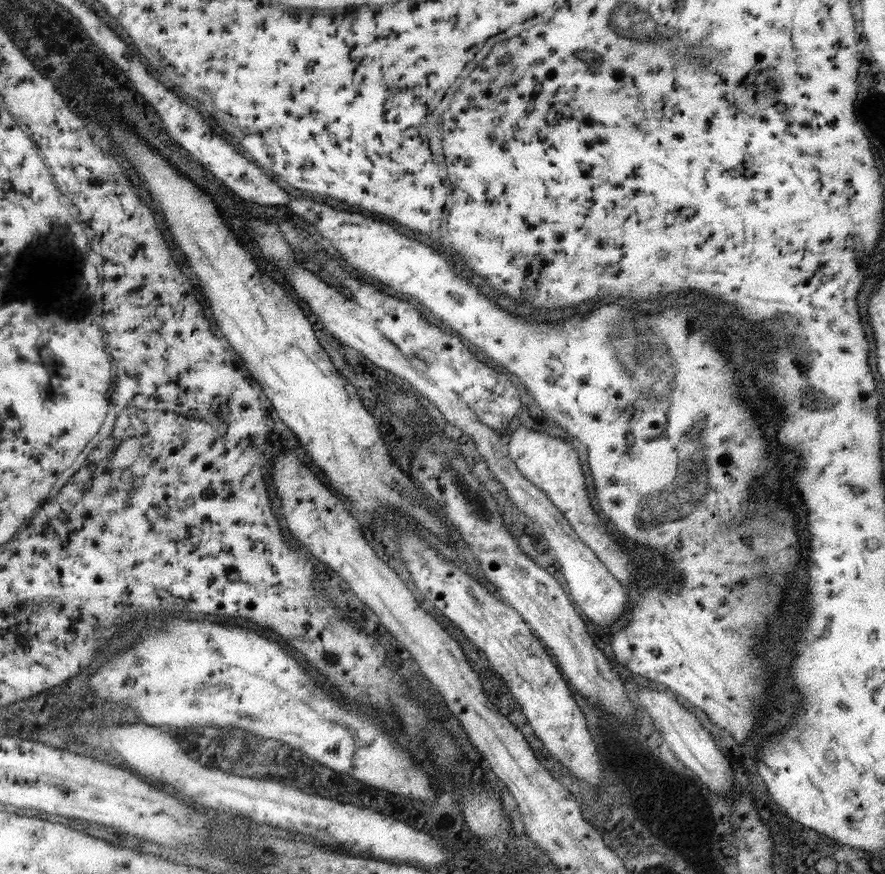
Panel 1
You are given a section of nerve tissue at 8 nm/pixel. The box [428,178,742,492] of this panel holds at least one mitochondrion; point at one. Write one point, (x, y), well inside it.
(642, 350)

